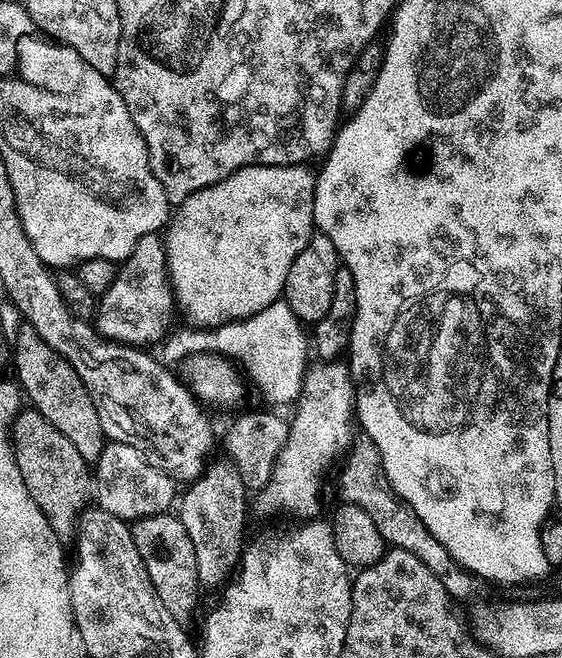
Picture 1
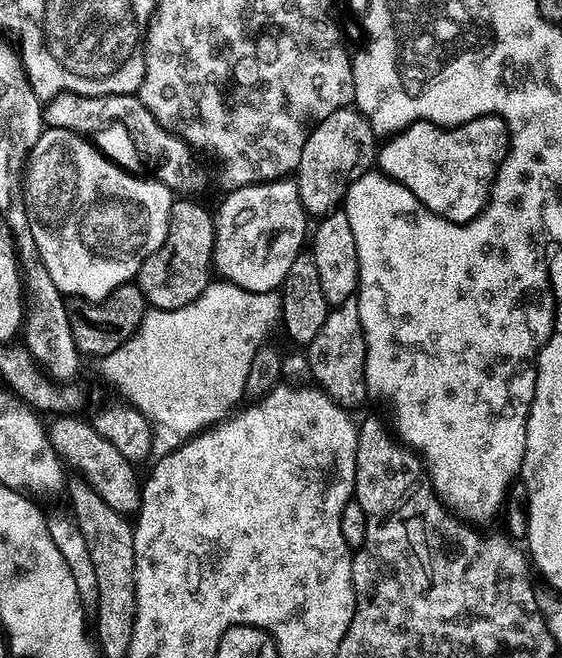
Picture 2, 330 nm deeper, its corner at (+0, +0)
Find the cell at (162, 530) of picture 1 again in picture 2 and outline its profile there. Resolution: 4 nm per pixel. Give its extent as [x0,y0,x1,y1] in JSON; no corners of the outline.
[46,414,141,514]

